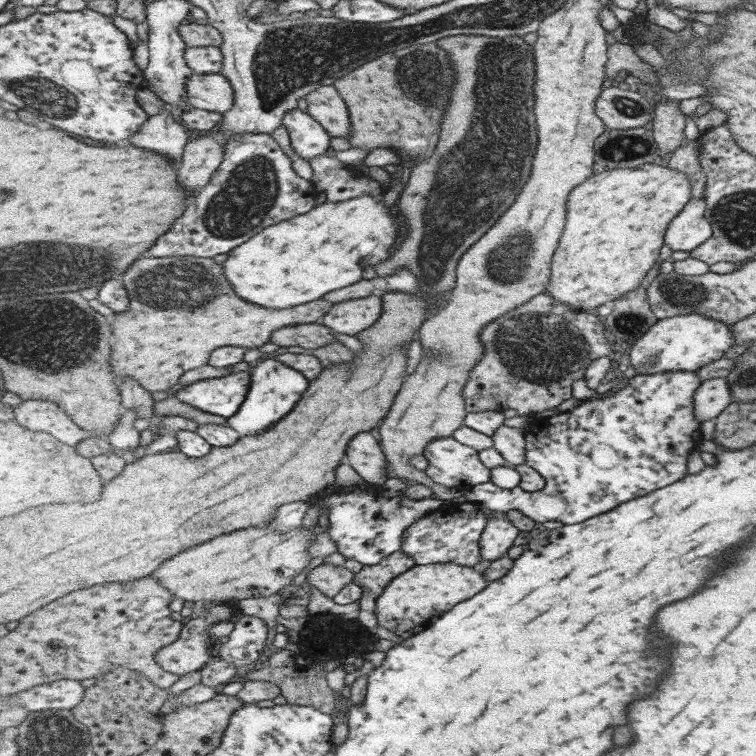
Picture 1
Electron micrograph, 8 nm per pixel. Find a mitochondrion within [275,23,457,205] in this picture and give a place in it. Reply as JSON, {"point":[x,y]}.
{"point":[416,70]}

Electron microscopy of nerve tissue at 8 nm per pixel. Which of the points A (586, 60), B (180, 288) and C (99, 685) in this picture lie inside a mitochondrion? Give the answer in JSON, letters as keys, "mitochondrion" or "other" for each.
{"A":"other","B":"mitochondrion","C":"other"}

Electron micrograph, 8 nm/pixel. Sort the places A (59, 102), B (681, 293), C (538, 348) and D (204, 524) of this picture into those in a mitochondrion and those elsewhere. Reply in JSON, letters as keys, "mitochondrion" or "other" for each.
{"A":"mitochondrion","B":"mitochondrion","C":"mitochondrion","D":"mitochondrion"}

